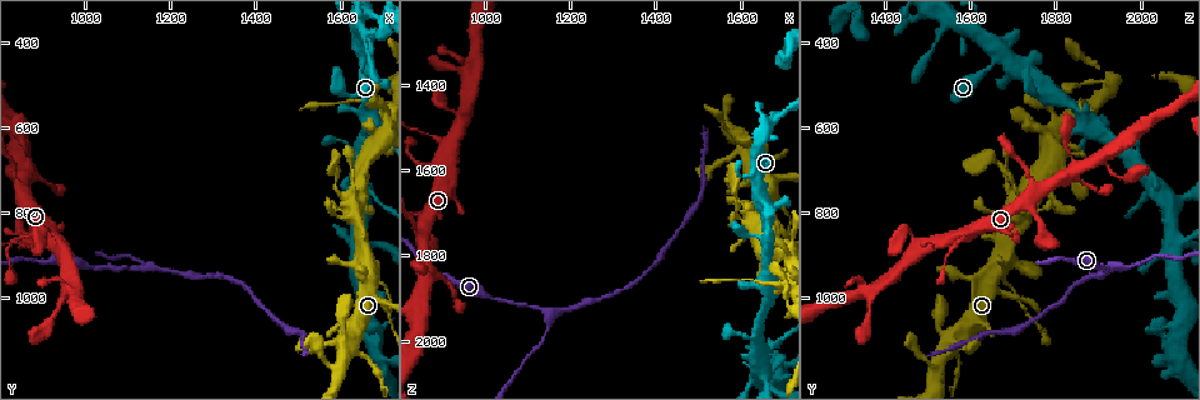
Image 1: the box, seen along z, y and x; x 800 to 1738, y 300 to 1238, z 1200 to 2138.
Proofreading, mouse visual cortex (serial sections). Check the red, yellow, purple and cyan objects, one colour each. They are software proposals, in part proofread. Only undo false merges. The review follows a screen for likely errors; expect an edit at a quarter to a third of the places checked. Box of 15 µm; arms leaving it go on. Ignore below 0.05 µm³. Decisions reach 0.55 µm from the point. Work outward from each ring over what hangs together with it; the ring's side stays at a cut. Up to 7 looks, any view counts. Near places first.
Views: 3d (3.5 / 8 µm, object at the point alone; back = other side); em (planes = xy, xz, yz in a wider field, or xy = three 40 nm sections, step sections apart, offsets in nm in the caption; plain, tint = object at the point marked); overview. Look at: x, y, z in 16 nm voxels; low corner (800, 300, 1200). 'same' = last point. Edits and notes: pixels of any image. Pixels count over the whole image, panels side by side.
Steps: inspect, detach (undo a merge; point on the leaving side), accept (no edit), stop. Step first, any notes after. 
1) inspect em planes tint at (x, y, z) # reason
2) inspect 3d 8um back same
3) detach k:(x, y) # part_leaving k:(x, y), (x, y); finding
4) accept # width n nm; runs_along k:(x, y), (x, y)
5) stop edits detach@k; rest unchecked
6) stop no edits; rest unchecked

inspect 3d 3.5um at (1695, 555, 1865) # thick turns thin

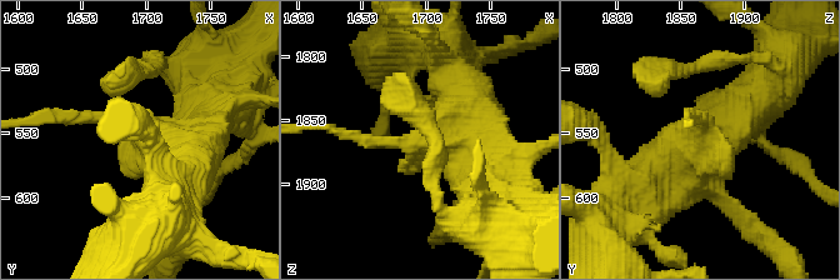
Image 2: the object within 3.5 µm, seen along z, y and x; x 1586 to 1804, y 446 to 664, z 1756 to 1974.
inspect em xy step 5 tint at (1696, 554, 1862) # need the tissue

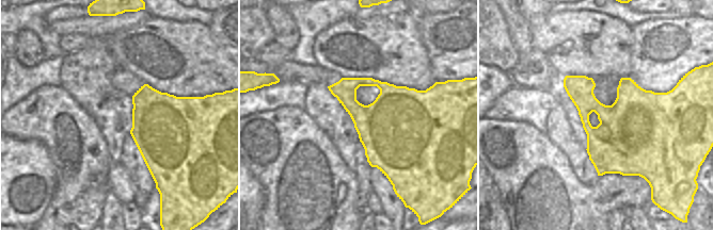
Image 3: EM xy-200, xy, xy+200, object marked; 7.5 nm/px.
accept # runs_along 2:(190, 173), (114, 115), (71, 115); one cell here

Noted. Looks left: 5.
inspect 3d 8um at (1685, 960, 1685) # calibre changes

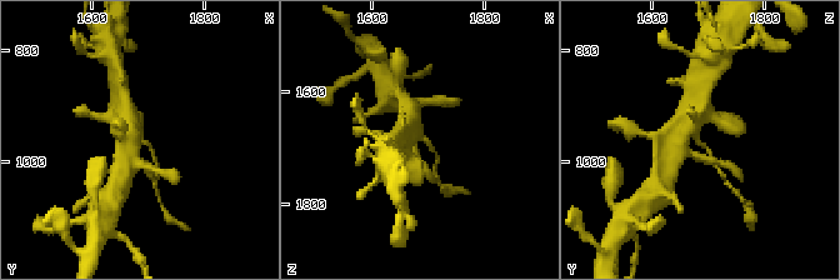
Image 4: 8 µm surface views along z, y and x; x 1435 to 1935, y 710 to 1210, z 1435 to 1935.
inspect em xy step 2 tint at (1690, 960, 1685) # arm_widths 150, 500 nm; need the tissue

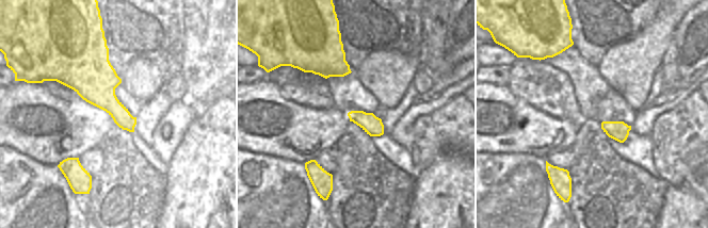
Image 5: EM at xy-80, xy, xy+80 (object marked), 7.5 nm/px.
accept # runs_along 4:(676, 129), (685, 121), (716, 168); continuous, no second cell

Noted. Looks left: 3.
inspect 3d 3.5um at (1145, 930, 1935) # branch point

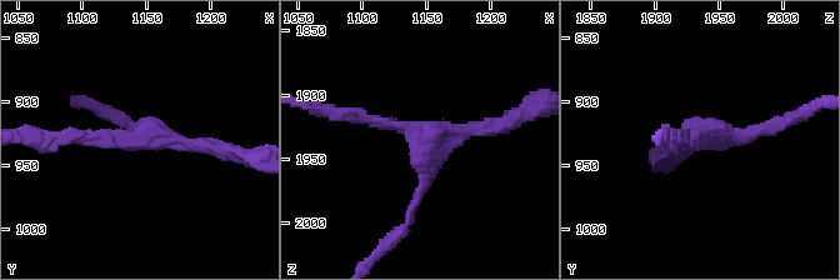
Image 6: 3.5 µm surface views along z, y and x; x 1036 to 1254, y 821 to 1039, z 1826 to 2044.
inspect em xy step 3 tint at (1150, 928, 1930) # arms 3; arm_widths 150, 200, 200 nm; need the tissue

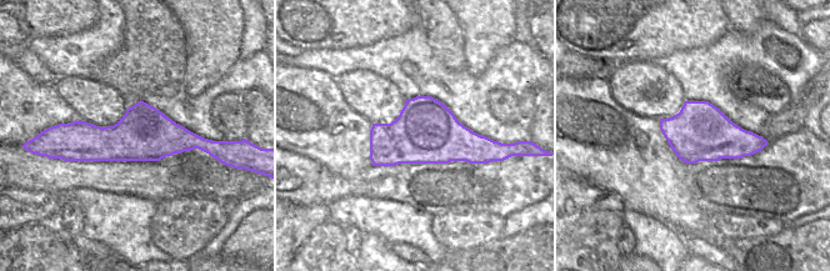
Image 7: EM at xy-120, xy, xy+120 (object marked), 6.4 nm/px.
inspect em xy step 2 tint same

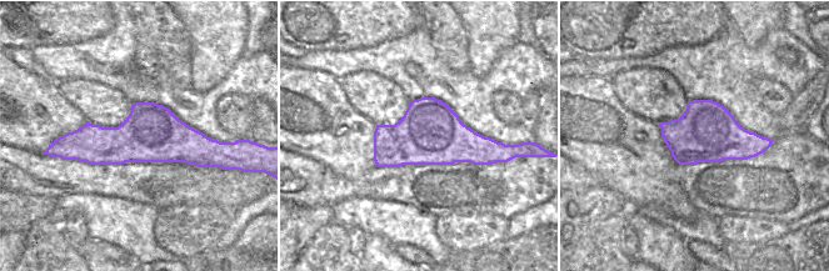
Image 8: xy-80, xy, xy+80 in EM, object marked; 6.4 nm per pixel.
accept # runs_along 6:(65, 138), (164, 138), (226, 149); one cell here

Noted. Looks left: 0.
stop no edits; rest unchecked

